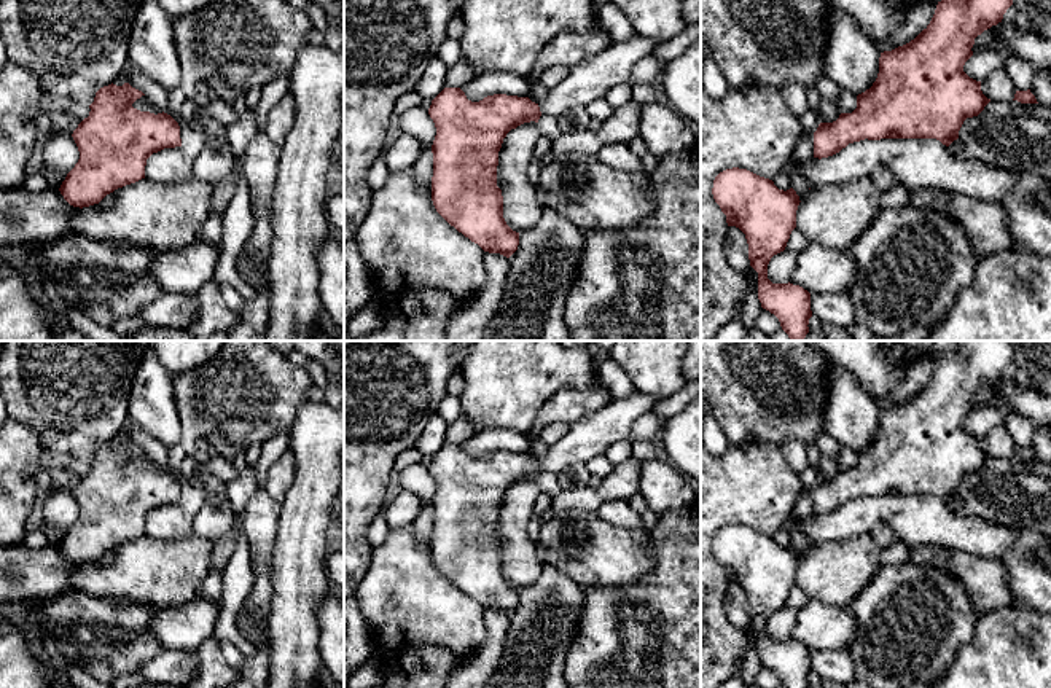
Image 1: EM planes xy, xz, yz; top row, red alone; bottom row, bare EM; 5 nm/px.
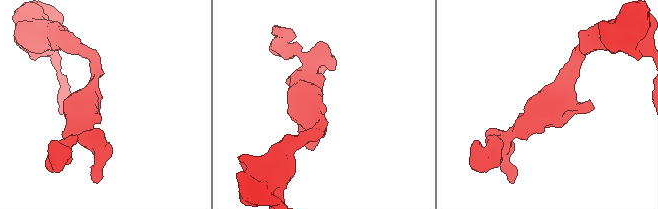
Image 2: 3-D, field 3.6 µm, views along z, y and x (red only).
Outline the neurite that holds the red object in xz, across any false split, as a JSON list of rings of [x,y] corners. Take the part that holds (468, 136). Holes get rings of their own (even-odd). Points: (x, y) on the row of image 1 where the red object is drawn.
[[[640,35],[621,41],[613,40],[602,53],[570,68],[559,84],[549,88],[540,104],[529,97],[506,94],[471,102],[460,88],[444,88],[428,108],[436,127],[432,145],[432,201],[436,212],[484,252],[510,258],[518,250],[519,233],[513,231],[503,218],[503,196],[497,186],[498,151],[506,134],[524,123],[538,123],[541,115],[557,116],[573,107],[586,107],[605,97],[610,89],[627,83],[637,62],[653,54],[658,46],[659,41]]]

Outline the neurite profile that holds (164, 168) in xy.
[[[182,147],[164,148],[147,159],[145,177],[151,182],[175,183],[186,177],[188,164]]]

